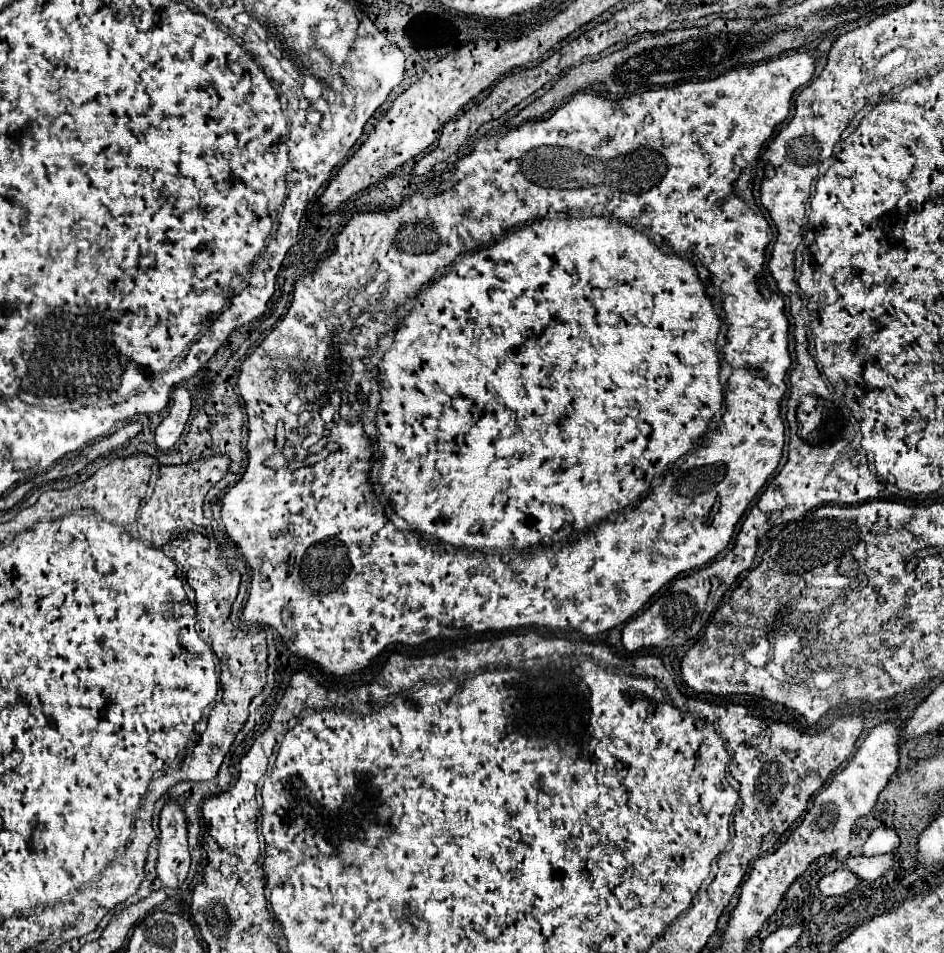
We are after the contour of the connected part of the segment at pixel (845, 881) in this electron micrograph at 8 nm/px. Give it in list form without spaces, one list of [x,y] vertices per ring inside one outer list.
[[[839,868],[839,870],[831,872],[831,874],[825,874],[825,876],[819,880],[817,888],[821,890],[821,894],[841,896],[841,894],[849,892],[857,882],[859,882],[859,878],[857,878],[853,872],[849,872],[849,870],[845,870],[845,868]]]

